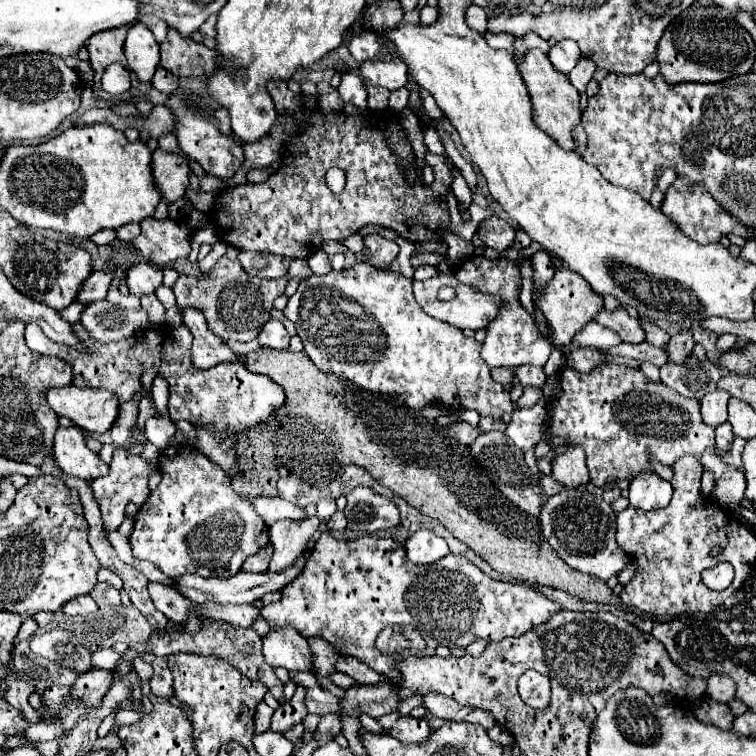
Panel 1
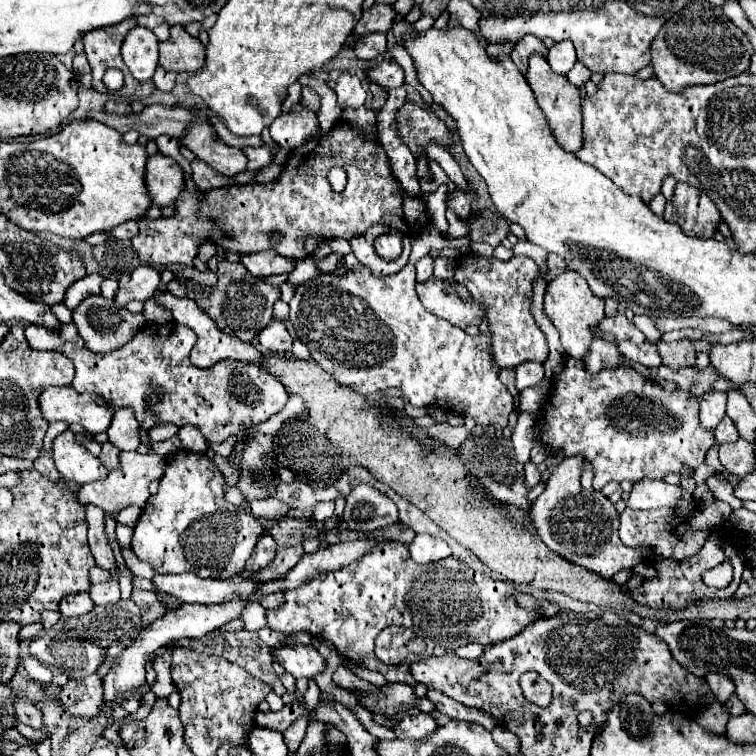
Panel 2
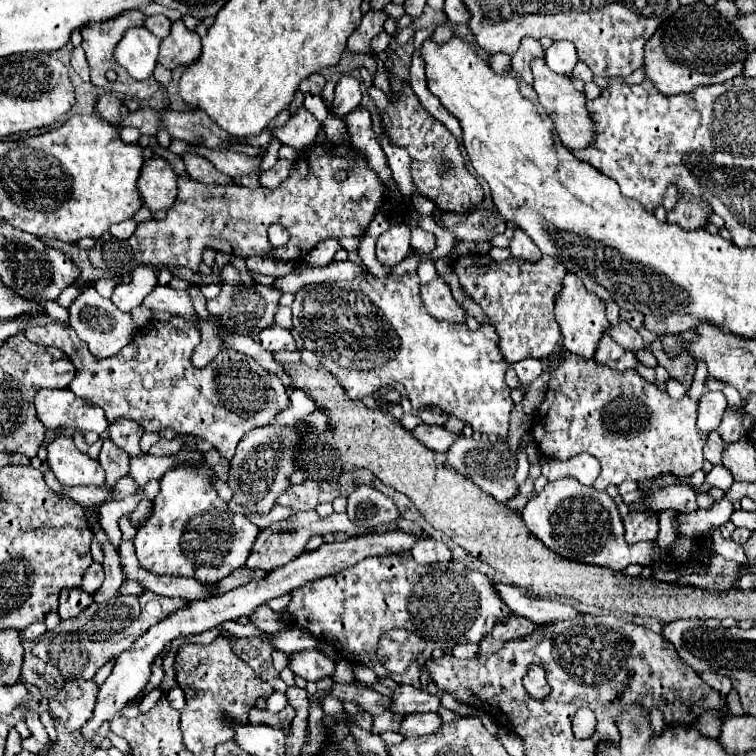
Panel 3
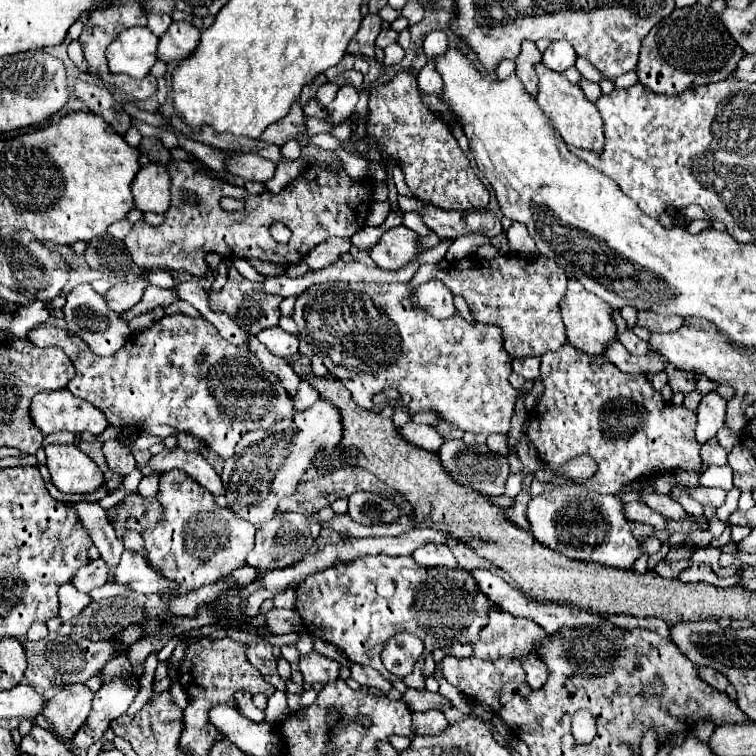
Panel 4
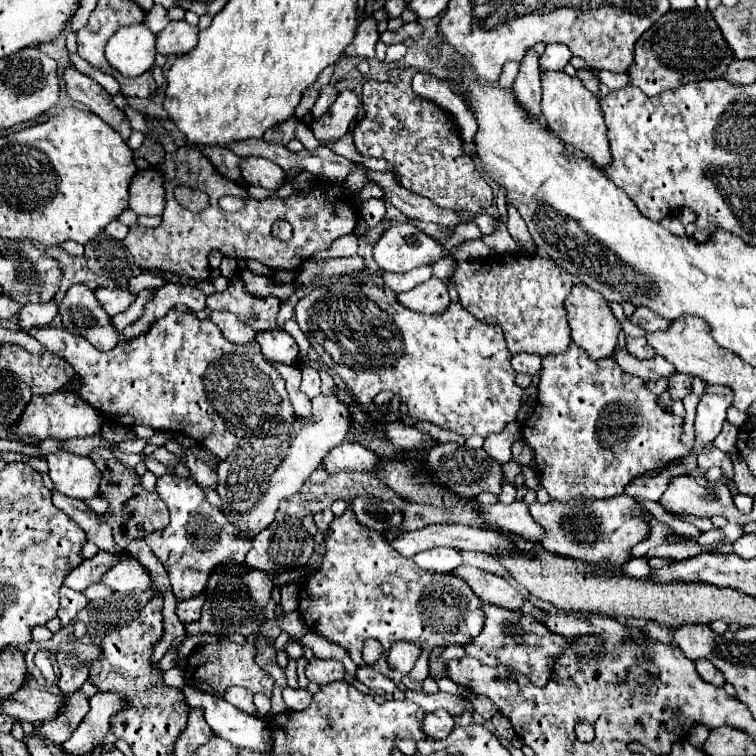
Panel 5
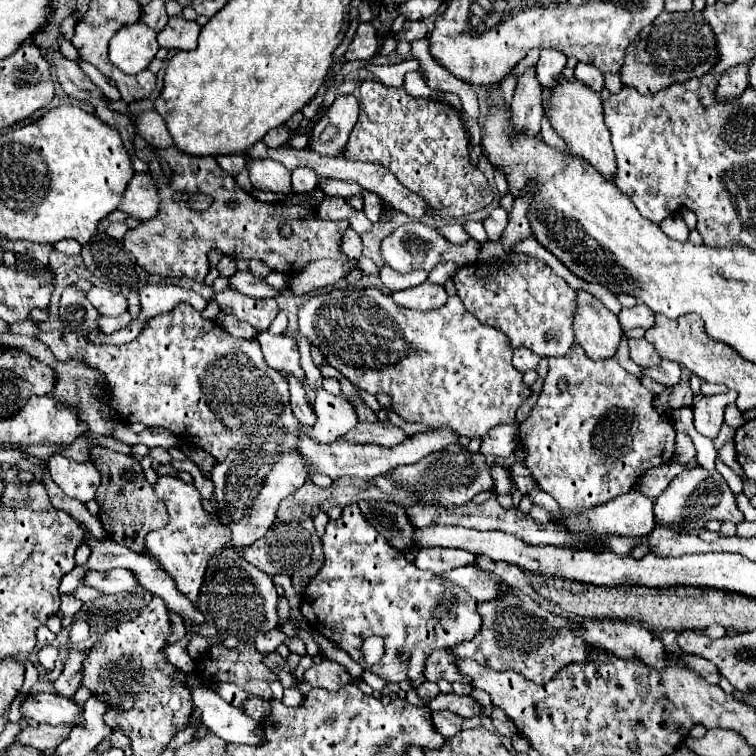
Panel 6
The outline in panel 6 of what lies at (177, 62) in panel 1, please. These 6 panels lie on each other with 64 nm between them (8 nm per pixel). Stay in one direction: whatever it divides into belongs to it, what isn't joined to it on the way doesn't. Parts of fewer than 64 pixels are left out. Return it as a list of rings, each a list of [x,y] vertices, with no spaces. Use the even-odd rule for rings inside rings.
[[[172,16],[164,30],[158,34],[158,44],[164,48],[182,48],[192,50],[196,48],[196,40],[200,34],[200,26],[184,16]]]

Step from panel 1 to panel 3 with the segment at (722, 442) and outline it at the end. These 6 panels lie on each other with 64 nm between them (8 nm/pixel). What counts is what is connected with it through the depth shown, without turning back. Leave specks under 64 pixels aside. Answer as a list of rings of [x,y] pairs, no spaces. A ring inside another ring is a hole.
[[[728,408],[724,412],[724,418],[720,422],[720,428],[716,430],[724,442],[736,442],[740,438],[744,438],[746,430],[744,430],[744,424],[742,424],[742,414],[734,408]]]

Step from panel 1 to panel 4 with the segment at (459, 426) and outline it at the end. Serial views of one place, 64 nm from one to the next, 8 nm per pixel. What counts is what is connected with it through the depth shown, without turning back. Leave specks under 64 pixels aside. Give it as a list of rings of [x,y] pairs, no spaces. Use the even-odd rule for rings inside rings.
[[[406,424],[402,428],[398,428],[398,432],[404,436],[404,440],[408,440],[414,446],[420,446],[428,452],[436,452],[436,448],[440,448],[440,444],[444,442],[442,436],[436,432],[434,426],[426,426],[426,424]]]

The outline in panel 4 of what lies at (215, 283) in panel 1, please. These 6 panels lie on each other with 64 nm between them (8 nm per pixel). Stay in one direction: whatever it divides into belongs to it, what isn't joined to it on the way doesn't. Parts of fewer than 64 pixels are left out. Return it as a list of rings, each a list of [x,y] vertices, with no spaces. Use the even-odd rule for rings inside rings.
[[[236,268],[228,270],[228,280],[224,284],[224,288],[220,292],[212,292],[208,294],[208,302],[210,302],[210,310],[216,312],[226,312],[228,316],[232,316],[246,332],[250,332],[252,336],[258,334],[264,328],[274,328],[278,326],[280,320],[280,296],[272,296],[272,294],[264,294],[260,292],[260,284],[258,282],[250,282],[246,280]]]

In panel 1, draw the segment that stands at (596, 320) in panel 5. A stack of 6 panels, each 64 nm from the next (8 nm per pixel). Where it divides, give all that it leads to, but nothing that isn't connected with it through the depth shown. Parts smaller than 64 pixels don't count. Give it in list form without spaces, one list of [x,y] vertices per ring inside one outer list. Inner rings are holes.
[[[558,270],[554,274],[554,278],[548,282],[548,286],[544,288],[544,292],[538,296],[538,306],[544,312],[548,326],[552,328],[554,334],[554,344],[558,344],[564,352],[570,352],[572,340],[574,336],[590,322],[596,318],[596,314],[604,308],[602,296],[598,296],[596,292],[592,292],[590,284],[576,272],[572,270]]]

